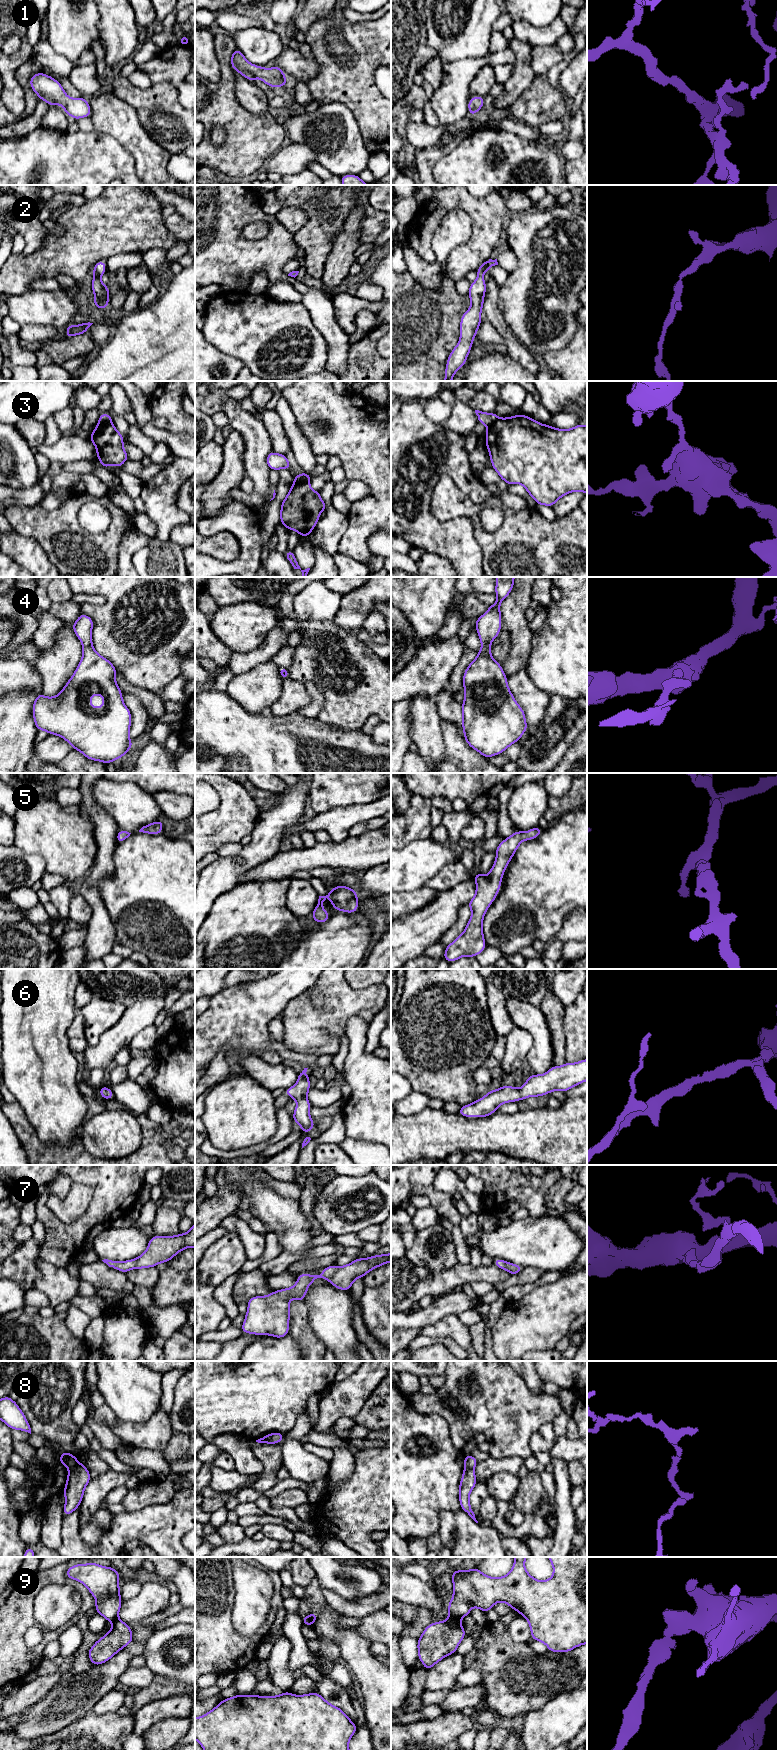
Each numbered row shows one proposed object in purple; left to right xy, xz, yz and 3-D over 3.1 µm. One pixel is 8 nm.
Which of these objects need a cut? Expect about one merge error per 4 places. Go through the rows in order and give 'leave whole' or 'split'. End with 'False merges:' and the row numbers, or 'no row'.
1: leave whole
2: leave whole
3: split
4: leave whole
5: leave whole
6: leave whole
7: leave whole
8: split
9: split
False merges: 3, 8, 9

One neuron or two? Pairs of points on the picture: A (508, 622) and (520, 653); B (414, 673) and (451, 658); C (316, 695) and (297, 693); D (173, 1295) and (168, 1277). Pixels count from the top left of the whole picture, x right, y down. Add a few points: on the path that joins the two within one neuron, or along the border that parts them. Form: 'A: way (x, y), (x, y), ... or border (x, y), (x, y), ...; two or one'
A: way (516, 630), (520, 635), (520, 645); one
B: way (423, 669), (429, 669), (442, 658); one
C: border (304, 683), (311, 700), (296, 711); two
D: way (173, 1291), (170, 1281); one

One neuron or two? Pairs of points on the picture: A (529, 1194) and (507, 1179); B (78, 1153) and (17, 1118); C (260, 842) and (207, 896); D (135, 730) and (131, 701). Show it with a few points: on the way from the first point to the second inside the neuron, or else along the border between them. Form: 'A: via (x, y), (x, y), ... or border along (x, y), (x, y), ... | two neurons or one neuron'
A: via (524, 1190), (512, 1184) | one neuron
B: via (61, 1153), (44, 1153), (27, 1135) | one neuron
C: via (250, 857), (246, 864), (236, 867), (222, 881) | one neuron
D: via (136, 723), (136, 708) | one neuron

